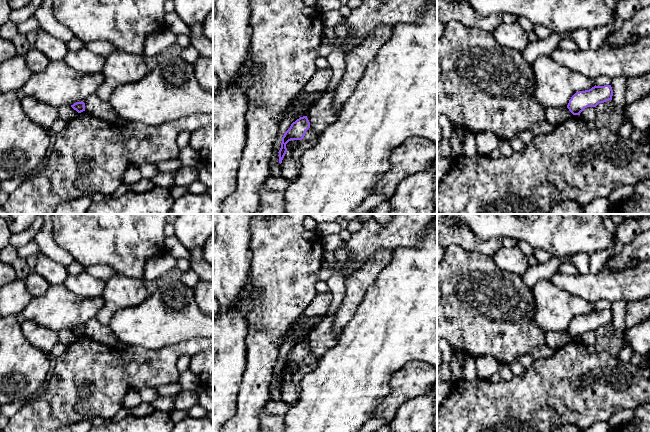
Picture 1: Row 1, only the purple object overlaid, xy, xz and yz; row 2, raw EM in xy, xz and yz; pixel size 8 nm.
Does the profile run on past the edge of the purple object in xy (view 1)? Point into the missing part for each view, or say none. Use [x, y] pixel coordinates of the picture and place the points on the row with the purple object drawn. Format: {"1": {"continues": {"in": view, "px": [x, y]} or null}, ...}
{"1": {"continues": null}}

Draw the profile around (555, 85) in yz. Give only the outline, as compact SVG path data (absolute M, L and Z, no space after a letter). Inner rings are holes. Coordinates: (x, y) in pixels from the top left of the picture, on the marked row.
M548 55L531 63L535 89L534 99L544 108L566 107L571 97L595 86L595 79L558 65Z

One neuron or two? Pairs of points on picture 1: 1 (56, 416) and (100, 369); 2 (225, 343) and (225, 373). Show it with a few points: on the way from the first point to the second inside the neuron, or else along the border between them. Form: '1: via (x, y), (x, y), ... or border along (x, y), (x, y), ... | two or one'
1: via (65, 404), (88, 381) | one
2: via (225, 350), (225, 366) | one

